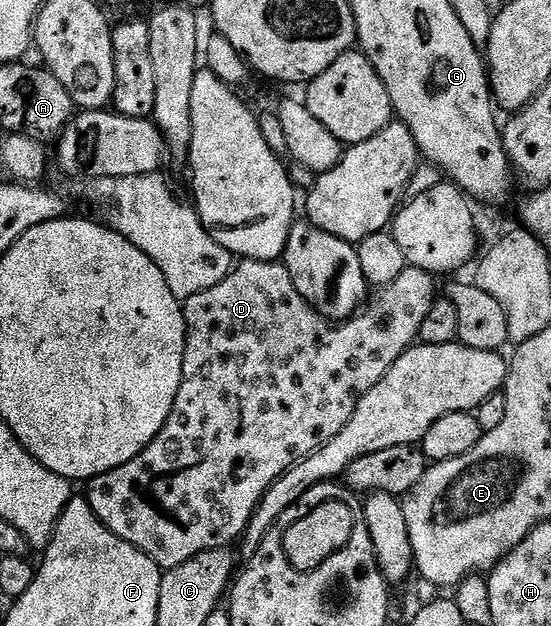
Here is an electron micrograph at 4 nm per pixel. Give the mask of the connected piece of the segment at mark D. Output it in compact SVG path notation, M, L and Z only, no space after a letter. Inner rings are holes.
M240 259L228 276L217 282L217 286L209 286L209 290L201 290L201 294L193 294L193 298L183 304L187 341L183 377L177 390L177 398L173 402L173 410L157 438L153 438L153 442L149 442L149 446L145 446L145 450L141 450L137 458L125 462L125 466L117 466L117 470L94 476L89 481L85 499L89 502L93 514L97 514L99 521L110 532L117 534L117 538L129 542L134 548L153 558L153 562L163 570L181 566L189 562L189 558L202 552L234 545L234 540L236 543L246 532L247 523L251 521L265 490L269 490L269 486L273 486L273 482L277 482L277 478L281 478L281 474L285 474L289 466L313 454L313 450L329 442L333 434L341 434L345 422L353 418L353 410L357 410L359 399L369 390L373 390L373 386L377 386L377 382L385 378L393 362L397 362L397 358L401 358L401 354L405 354L407 349L418 341L421 322L425 322L425 314L429 314L429 306L437 298L435 280L432 273L408 266L394 282L389 282L389 286L378 289L354 316L348 320L332 322L317 314L317 310L313 310L313 306L309 306L309 302L305 302L305 298L297 294L297 286L293 286L293 278L289 278L289 270L283 263L274 260Z

